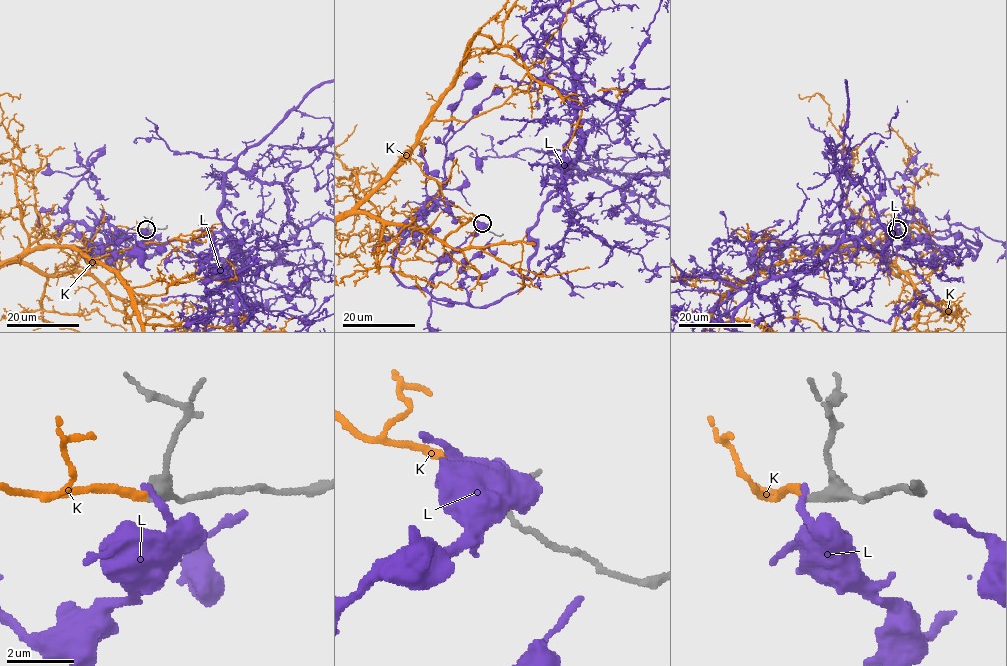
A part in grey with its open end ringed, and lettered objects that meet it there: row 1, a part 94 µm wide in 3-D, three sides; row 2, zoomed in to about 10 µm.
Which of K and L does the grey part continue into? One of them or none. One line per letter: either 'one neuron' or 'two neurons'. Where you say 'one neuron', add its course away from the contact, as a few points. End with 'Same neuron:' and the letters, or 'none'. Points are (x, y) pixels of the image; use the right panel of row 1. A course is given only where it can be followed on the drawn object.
K: one neuron
L: two neurons
Same neuron: K

